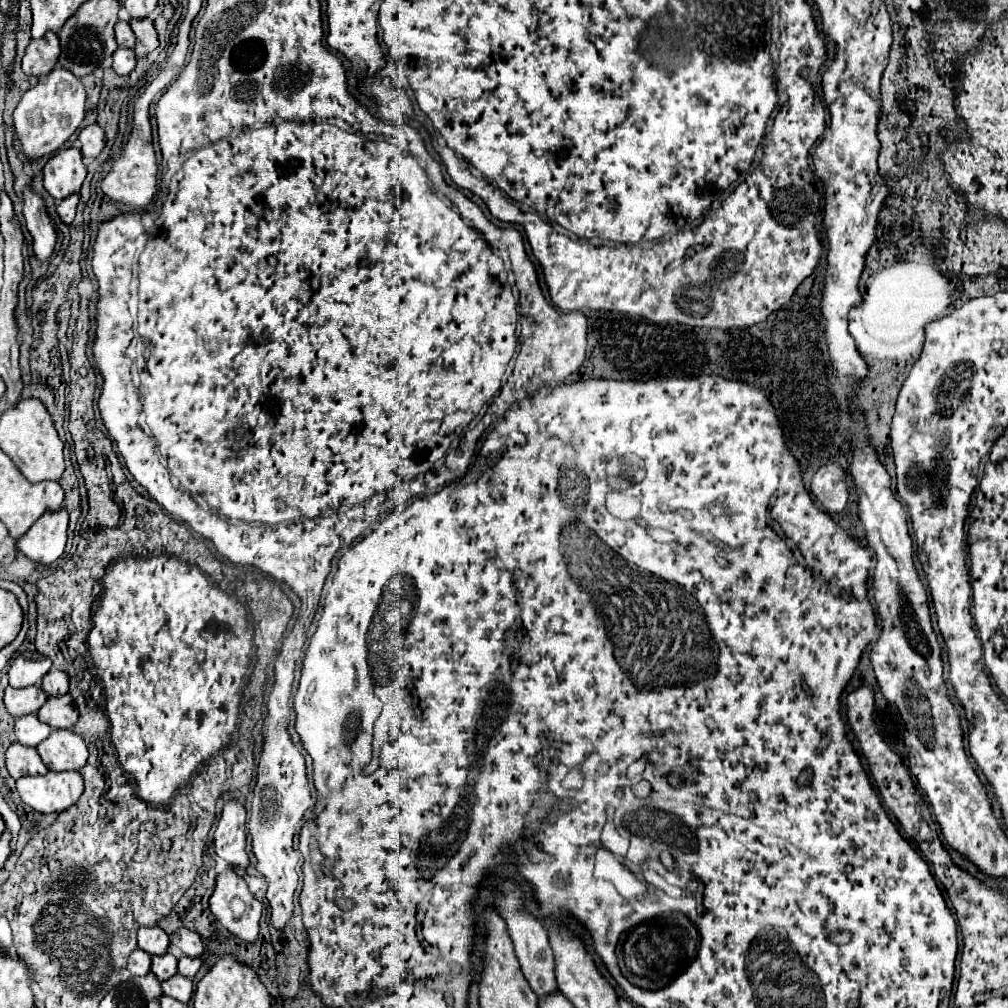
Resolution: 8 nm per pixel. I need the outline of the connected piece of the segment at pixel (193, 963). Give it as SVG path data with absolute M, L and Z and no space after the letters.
M181 957L179 959L179 973L189 977L189 979L195 977L199 967L201 967L201 959L191 959L191 957Z

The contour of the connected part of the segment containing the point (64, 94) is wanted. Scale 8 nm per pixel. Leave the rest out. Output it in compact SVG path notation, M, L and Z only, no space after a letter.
M55 67L45 81L37 83L23 93L21 101L13 111L15 135L21 143L21 151L29 159L39 159L47 153L55 153L67 137L71 137L85 117L85 87L67 69Z

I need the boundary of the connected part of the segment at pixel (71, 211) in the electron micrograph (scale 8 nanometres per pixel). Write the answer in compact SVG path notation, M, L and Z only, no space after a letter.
M73 195L73 197L67 197L65 201L61 201L57 205L57 215L59 219L69 225L73 219L75 219L75 209L77 209L77 203L79 203L79 195Z

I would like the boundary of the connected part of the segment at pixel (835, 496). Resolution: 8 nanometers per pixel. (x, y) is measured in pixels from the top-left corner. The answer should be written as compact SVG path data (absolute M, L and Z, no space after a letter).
M837 463L823 465L811 479L811 493L827 513L839 513L847 505L847 473Z

